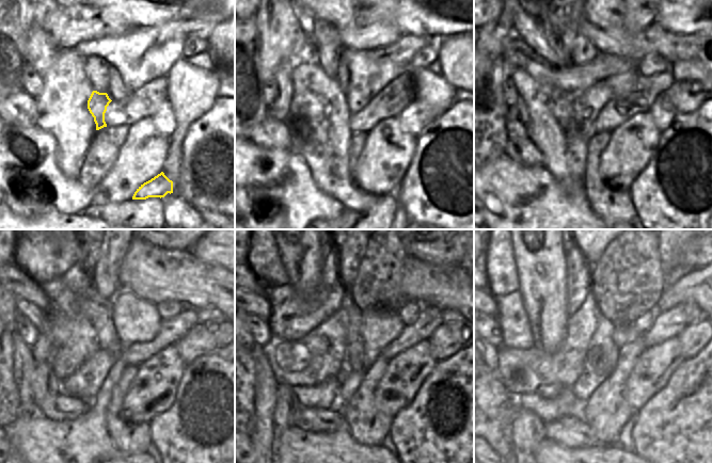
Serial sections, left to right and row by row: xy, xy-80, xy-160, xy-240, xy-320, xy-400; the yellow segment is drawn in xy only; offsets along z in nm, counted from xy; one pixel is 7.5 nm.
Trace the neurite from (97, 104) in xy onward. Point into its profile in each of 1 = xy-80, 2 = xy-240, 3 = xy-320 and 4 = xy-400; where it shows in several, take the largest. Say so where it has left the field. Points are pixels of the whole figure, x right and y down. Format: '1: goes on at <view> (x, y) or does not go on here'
1: goes on at xy-80 (319, 122)
2: goes on at xy-240 (40, 318)
3: goes on at xy-320 (258, 305)
4: goes on at xy-400 (495, 304)

